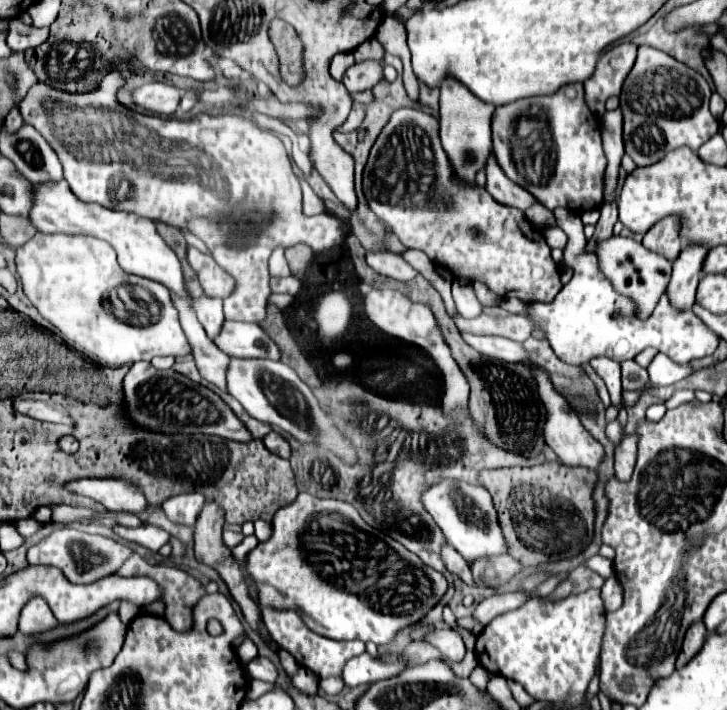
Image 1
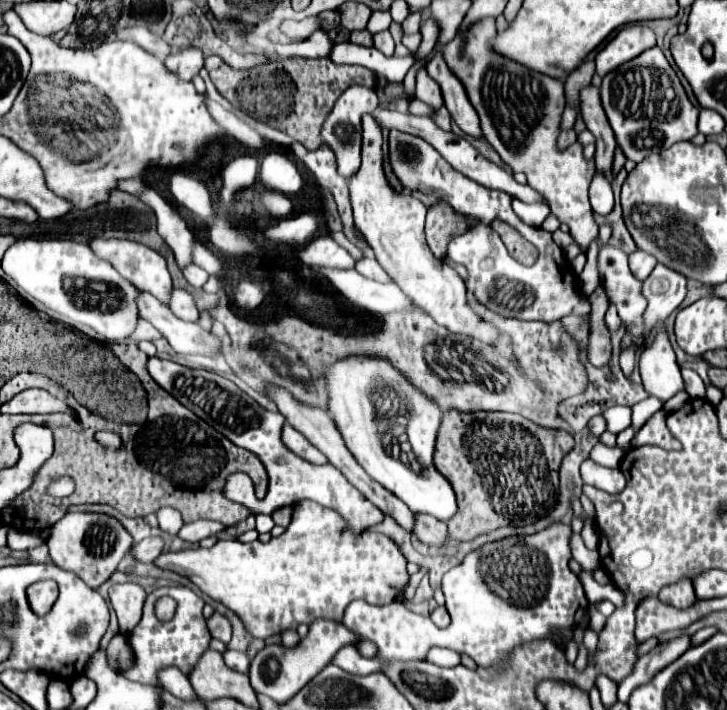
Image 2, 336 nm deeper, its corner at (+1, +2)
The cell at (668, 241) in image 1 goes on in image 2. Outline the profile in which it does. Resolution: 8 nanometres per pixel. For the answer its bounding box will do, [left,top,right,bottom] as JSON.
[630,249,656,281]

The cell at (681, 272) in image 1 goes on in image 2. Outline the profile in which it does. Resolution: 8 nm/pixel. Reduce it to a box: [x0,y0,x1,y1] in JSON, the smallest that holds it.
[640,321,684,401]

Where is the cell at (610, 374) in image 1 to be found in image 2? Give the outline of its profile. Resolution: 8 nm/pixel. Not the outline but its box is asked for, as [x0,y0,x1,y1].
[602,407,632,433]

